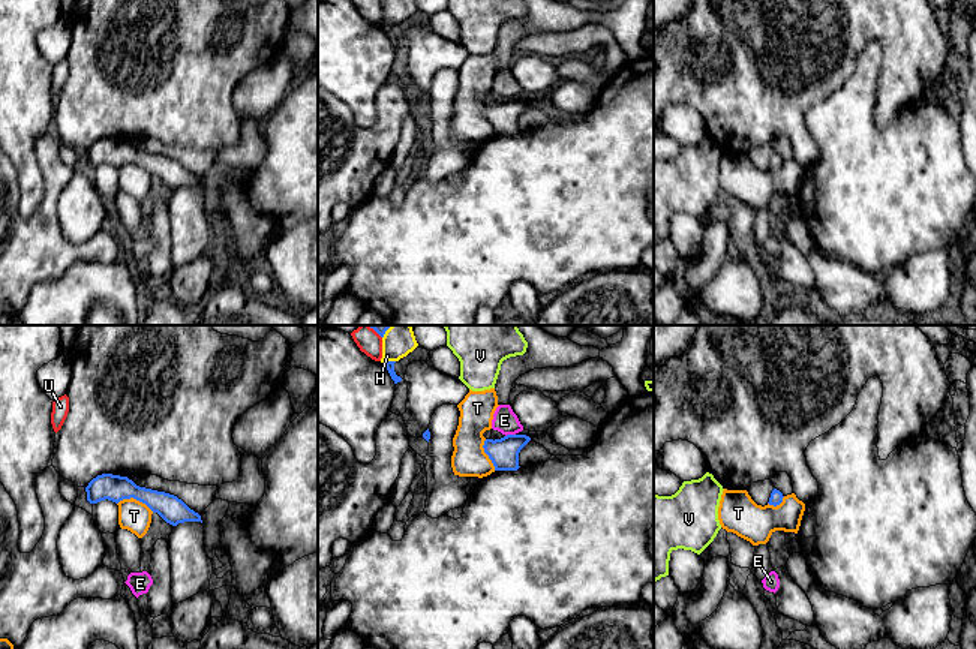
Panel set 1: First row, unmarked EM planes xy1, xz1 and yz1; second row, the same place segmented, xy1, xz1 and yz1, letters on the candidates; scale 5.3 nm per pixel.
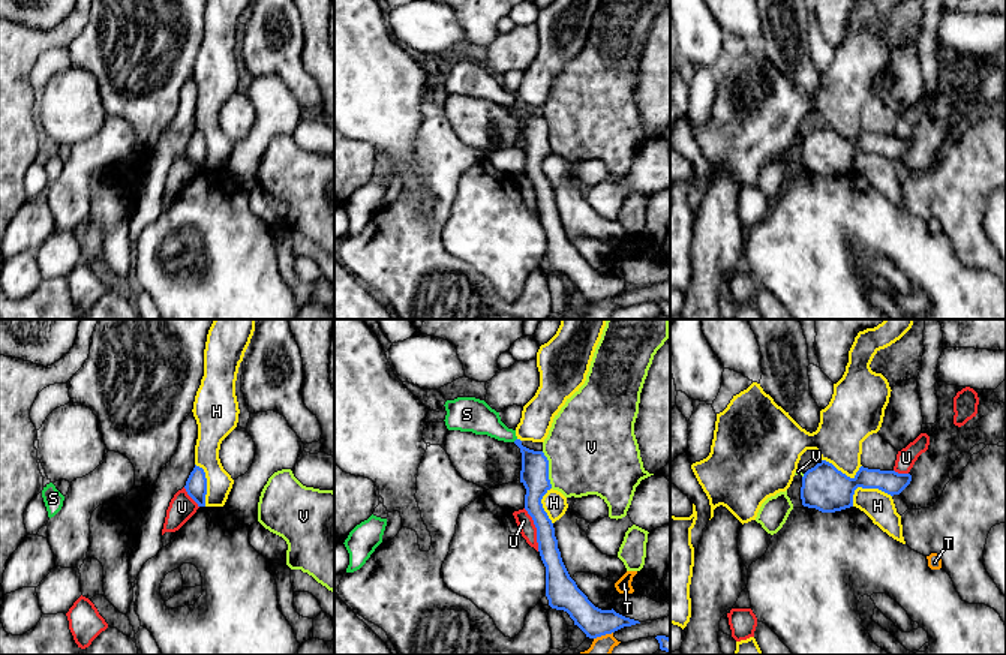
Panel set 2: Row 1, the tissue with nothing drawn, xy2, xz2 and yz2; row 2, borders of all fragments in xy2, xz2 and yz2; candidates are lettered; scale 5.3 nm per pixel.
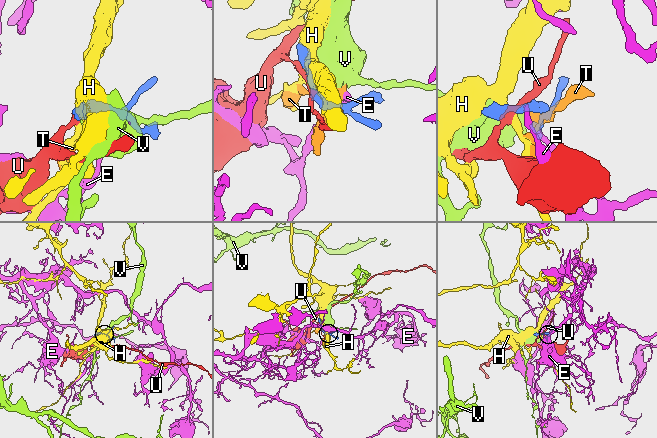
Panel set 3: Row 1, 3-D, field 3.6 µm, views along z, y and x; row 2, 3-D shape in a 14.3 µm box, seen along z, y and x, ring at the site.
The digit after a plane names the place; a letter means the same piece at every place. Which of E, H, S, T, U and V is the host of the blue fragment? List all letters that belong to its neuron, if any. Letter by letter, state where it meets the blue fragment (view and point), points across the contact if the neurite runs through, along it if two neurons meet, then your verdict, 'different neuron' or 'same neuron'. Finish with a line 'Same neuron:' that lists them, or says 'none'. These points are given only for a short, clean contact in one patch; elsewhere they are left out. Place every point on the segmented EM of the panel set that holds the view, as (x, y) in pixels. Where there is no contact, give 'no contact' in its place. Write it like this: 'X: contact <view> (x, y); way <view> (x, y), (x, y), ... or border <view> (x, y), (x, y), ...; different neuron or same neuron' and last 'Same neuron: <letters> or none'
E: contact xz1 (510, 435); border xz1 (514, 433), (505, 436); different neuron
H: contact yz2 (865, 487); different neuron
S: no contact; same neuron
T: contact xy1 (135, 498); border xy1 (117, 502), (135, 498), (153, 511); different neuron
U: contact xz2 (537, 529); different neuron
V: contact xz2 (547, 469); different neuron
Same neuron: S

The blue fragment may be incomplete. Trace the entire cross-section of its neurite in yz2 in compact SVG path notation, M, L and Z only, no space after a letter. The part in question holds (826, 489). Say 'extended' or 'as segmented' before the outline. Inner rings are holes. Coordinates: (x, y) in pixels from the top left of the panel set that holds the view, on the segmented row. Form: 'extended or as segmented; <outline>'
as segmented; M820 460L802 477L802 505L822 513L835 513L853 507L858 487L879 489L891 496L900 495L912 481L910 474L868 469L861 466L853 478L838 471L832 463Z

